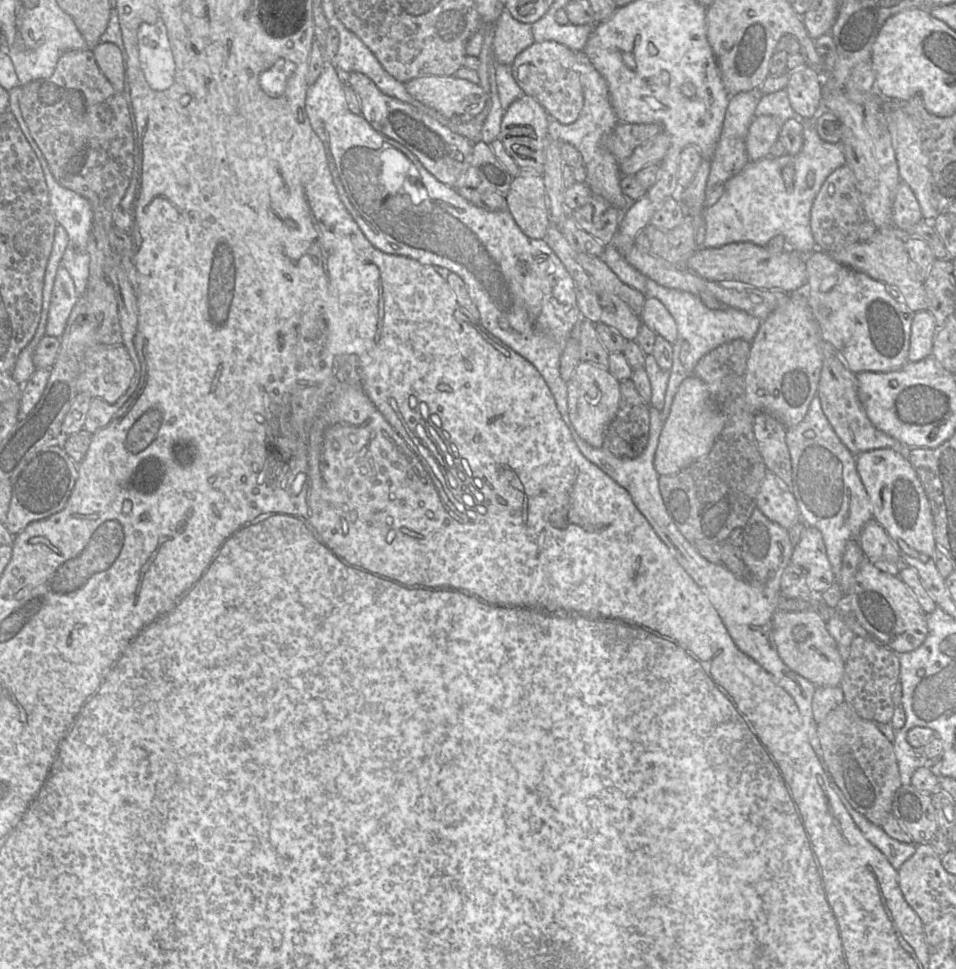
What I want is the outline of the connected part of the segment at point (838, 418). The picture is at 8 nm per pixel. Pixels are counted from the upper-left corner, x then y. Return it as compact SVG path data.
M823 340L822 353L823 365L816 396L819 397L822 410L841 442L854 456L875 449L889 448L908 459L911 448L877 429L869 420L858 397L856 376L848 370L845 361L841 358L837 350Z

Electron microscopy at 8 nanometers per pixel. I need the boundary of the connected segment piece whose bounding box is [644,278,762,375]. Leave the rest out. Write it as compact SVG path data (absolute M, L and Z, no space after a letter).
M649 278L646 280L644 294L646 297L657 298L663 303L676 322L679 336L689 343L689 353L686 356L684 367L690 375L698 361L716 347L735 339L751 343L762 322L757 317L731 307L722 310L709 309L699 296L661 286Z

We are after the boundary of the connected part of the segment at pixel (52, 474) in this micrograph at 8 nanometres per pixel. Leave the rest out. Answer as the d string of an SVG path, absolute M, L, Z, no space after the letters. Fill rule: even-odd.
M62 441L59 445L45 447L34 454L19 474L10 479L12 486L11 500L7 514L5 526L13 535L19 534L30 523L45 519L61 511L73 490L78 475L78 464L76 464L62 447Z

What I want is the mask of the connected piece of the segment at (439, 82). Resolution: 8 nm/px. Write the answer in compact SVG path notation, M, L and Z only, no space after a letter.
M423 76L404 85L409 95L416 101L436 110L450 121L470 121L481 113L488 100L488 94L480 85L454 76Z

